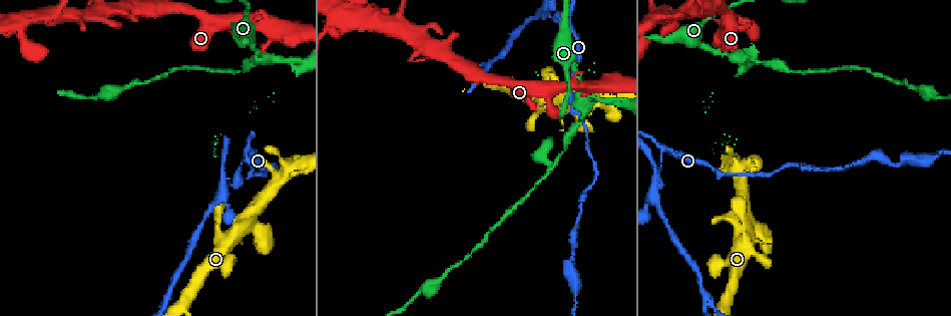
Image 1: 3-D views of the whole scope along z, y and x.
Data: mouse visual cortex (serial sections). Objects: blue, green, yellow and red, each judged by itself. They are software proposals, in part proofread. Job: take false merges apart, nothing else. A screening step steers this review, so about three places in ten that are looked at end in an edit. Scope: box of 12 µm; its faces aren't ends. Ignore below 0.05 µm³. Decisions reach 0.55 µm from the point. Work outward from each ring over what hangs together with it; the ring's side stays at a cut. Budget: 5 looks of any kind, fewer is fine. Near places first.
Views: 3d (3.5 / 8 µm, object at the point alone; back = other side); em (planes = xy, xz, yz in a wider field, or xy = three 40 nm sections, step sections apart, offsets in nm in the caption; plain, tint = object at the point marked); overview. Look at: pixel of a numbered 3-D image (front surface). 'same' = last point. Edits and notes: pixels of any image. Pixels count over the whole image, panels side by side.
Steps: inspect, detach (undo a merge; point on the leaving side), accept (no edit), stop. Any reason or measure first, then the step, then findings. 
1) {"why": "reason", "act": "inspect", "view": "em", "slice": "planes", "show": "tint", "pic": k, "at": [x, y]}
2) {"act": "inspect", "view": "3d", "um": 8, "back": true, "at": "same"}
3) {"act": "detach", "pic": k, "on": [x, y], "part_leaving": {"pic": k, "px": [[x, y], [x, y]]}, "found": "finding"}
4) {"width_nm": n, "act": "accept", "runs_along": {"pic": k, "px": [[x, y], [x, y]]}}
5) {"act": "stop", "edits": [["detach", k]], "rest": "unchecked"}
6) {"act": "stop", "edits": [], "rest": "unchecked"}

{"why": "sudden change in width", "act": "inspect", "view": "3d", "um": 8, "pic": 1, "at": [235, 184]}

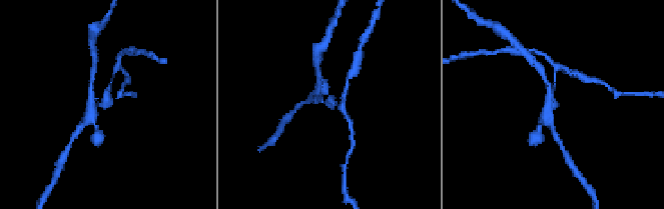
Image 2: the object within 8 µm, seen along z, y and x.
{"act": "inspect", "view": "3d", "um": 3.5, "pic": 2, "at": [102, 104]}

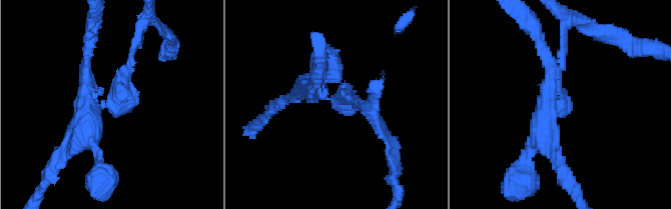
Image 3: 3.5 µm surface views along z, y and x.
{"act": "inspect", "view": "em", "slice": "xy", "step": 3, "show": "tint", "pic": 3, "at": [557, 107]}

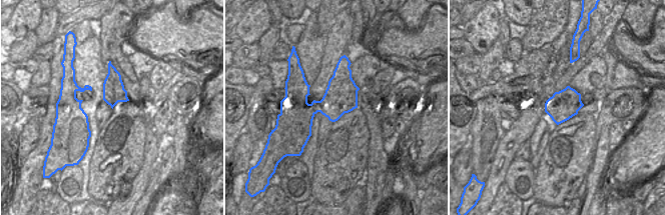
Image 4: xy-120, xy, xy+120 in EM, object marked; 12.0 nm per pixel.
{"width_nm": 400, "act": "detach", "pic": 3, "on": [549, 116], "part_leaving": {"pic": 3, "px": [[556, 105], [543, 136], [564, 175]]}, "found": "a second cell is stuck on"}

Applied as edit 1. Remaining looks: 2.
{"act": "inspect", "view": "overview"}

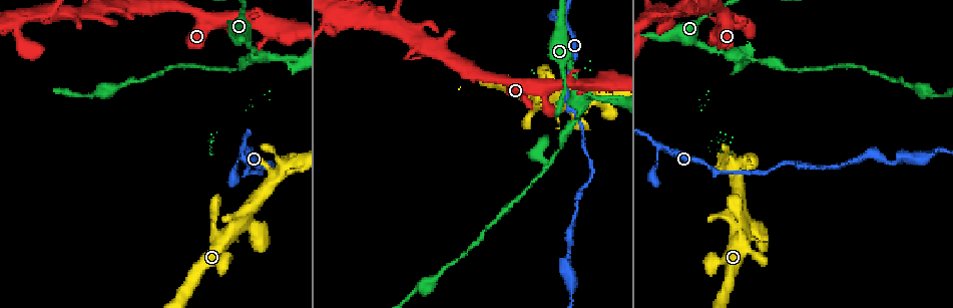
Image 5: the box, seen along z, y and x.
{"why": "abrupt turn", "act": "inspect", "view": "3d", "um": 3.5, "pic": 5, "at": [344, 12]}

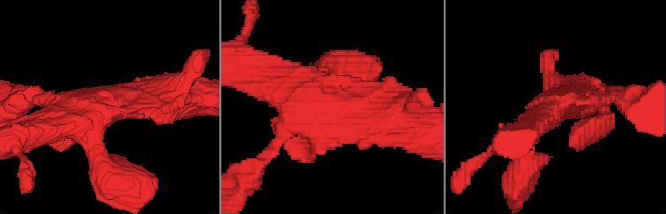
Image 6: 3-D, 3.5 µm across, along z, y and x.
{"act": "accept", "runs_along": {"pic": 6, "px": [[175, 98], [92, 110], [76, 125], [86, 144]]}, "found": "continuous, no second cell"}

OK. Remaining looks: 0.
{"act": "stop", "edits": [["detach", 3]], "rest": "unchecked"}

